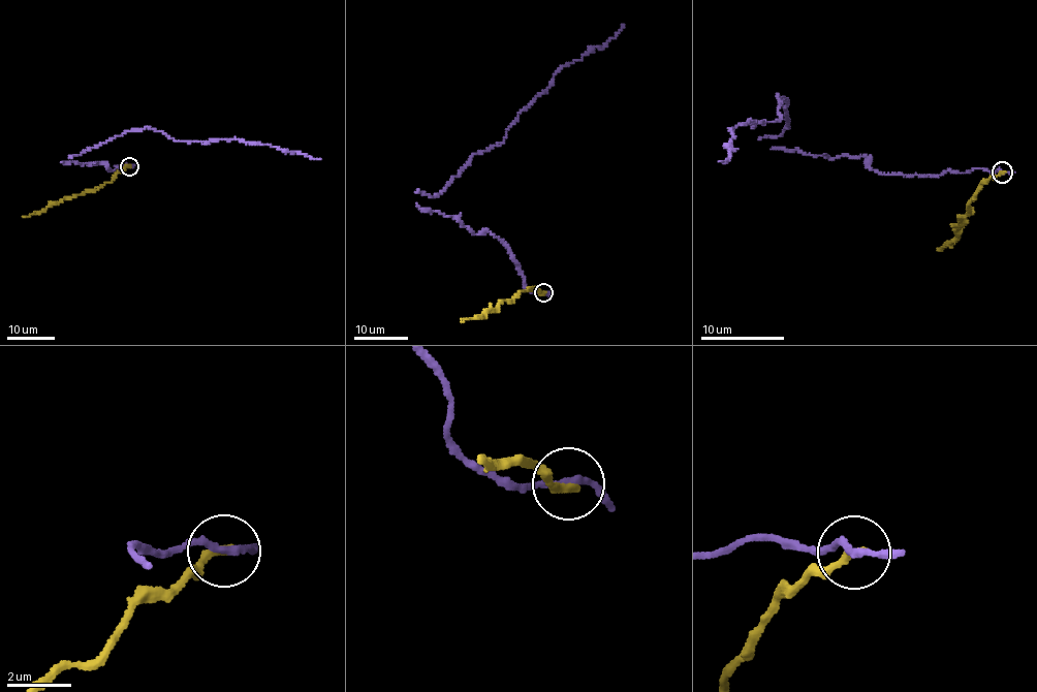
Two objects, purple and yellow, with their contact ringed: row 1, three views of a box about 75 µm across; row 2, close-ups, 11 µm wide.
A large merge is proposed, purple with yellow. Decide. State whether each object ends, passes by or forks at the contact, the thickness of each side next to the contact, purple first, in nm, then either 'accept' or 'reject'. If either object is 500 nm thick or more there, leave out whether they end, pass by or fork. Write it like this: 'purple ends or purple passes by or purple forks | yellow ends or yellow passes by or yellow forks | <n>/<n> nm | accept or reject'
purple passes by | yellow ends | 200/280 nm | reject

